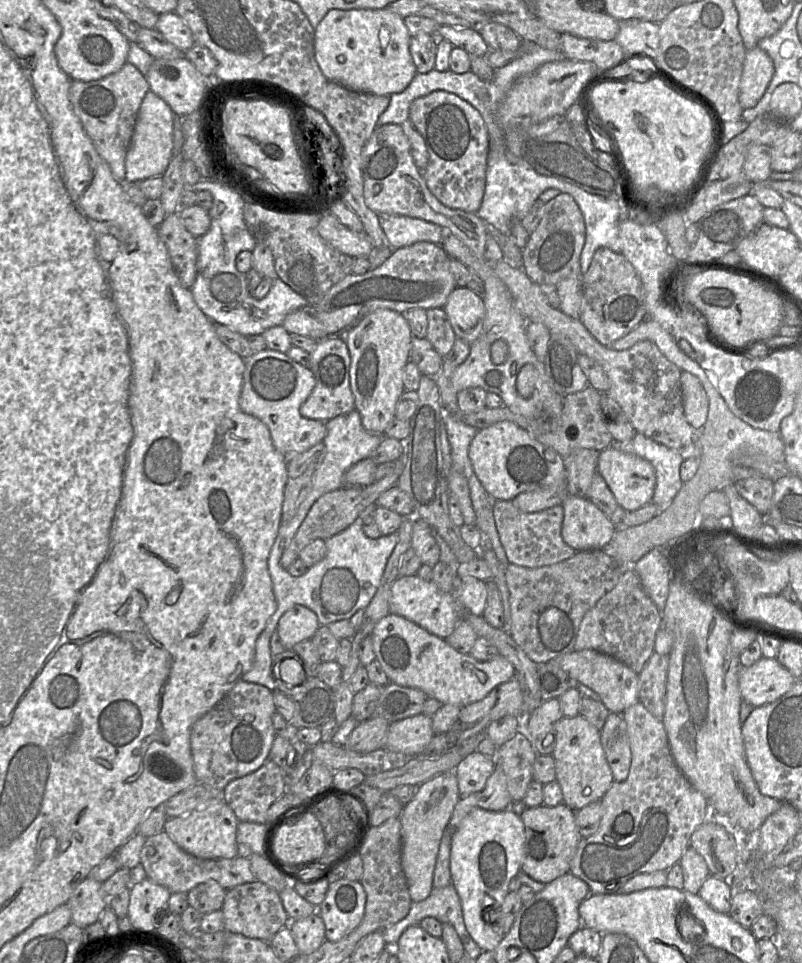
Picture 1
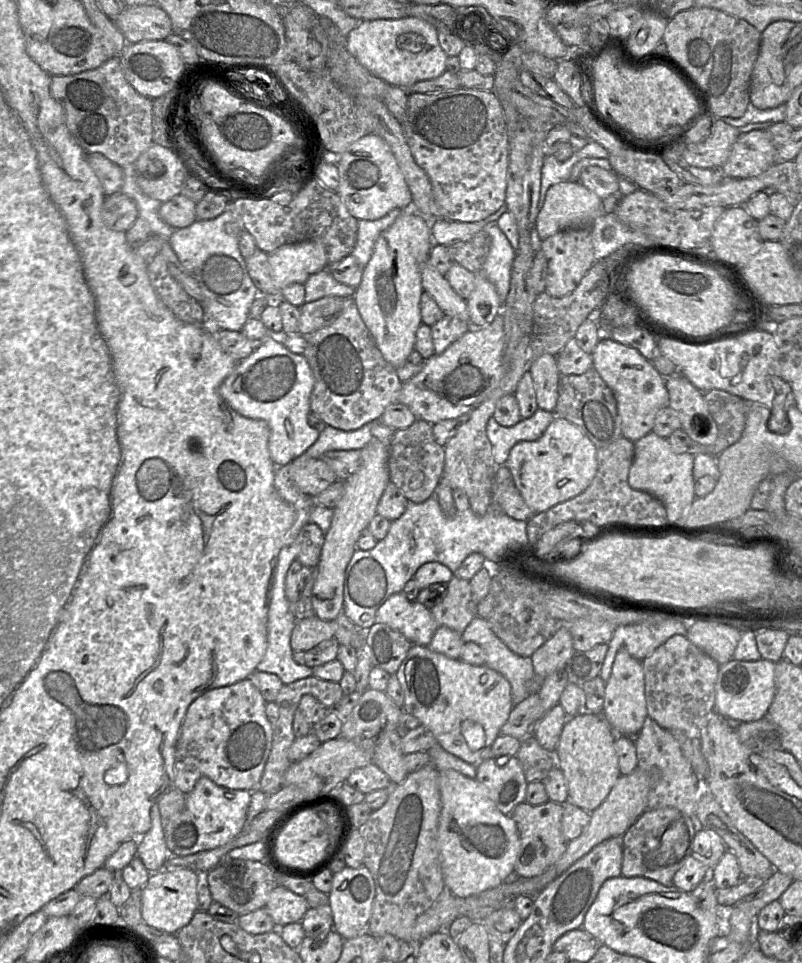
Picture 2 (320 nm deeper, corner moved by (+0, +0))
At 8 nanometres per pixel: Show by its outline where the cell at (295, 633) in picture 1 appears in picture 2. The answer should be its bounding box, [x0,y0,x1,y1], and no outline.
[312,438,390,621]

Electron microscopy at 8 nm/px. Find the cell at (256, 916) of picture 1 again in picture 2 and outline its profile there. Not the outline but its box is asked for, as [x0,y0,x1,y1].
[264,885,309,928]

